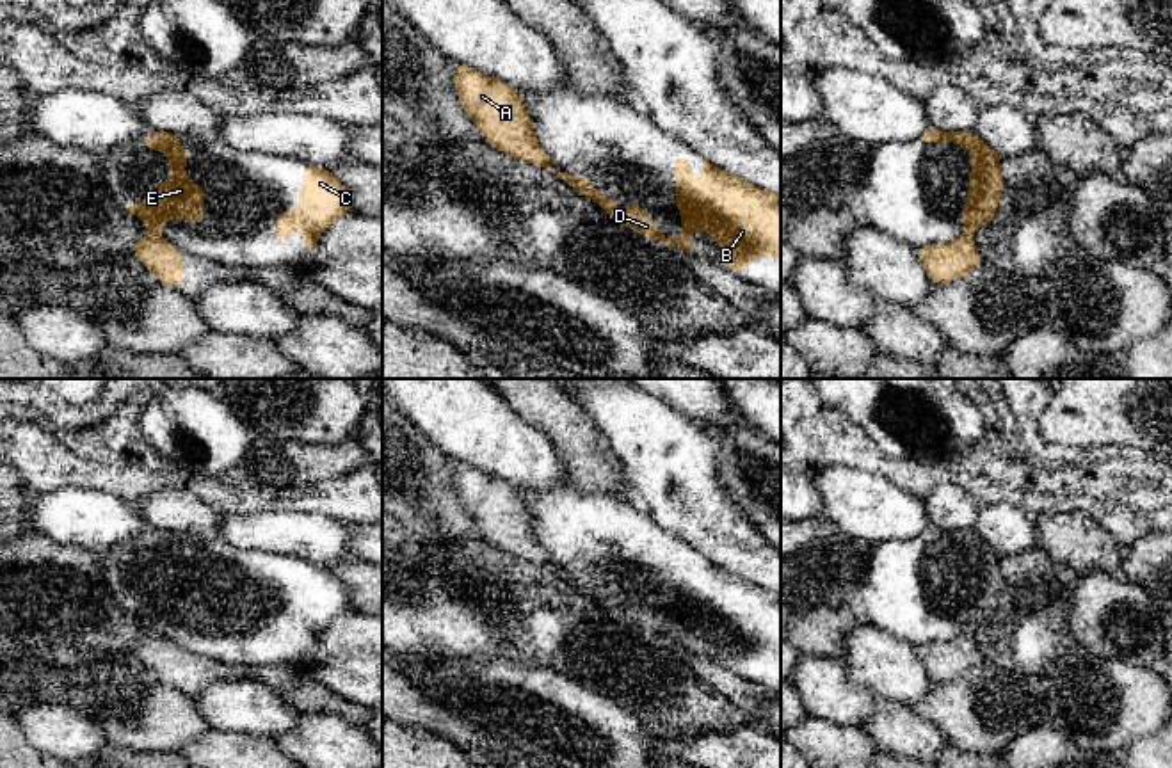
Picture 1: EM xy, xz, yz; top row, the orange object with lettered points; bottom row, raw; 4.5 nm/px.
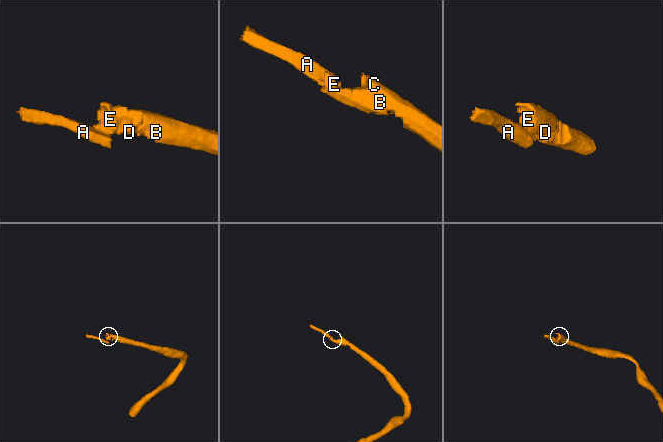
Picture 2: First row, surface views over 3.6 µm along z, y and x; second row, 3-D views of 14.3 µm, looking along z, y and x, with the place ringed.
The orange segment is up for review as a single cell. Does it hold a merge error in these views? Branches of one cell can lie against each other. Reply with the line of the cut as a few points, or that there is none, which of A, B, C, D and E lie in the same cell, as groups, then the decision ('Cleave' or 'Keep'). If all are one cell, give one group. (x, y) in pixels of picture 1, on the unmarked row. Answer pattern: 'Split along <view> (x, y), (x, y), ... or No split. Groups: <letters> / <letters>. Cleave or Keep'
Split along xy (150, 632), (155, 635). Groups: A / B C D E. Cleave

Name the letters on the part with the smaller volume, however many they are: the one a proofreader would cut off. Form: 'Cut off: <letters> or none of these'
Cut off: A

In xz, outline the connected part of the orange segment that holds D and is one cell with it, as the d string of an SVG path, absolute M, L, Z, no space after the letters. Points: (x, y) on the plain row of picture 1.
M683 551L674 555L674 604L681 608L683 622L679 636L667 636L656 620L642 612L642 601L631 599L619 613L617 599L603 596L587 574L574 576L555 565L550 565L550 571L592 597L614 619L653 640L692 652L690 633L704 626L708 635L717 636L724 667L733 672L745 670L751 656L781 656L781 596L715 565L706 556L702 580L694 585L690 558Z

